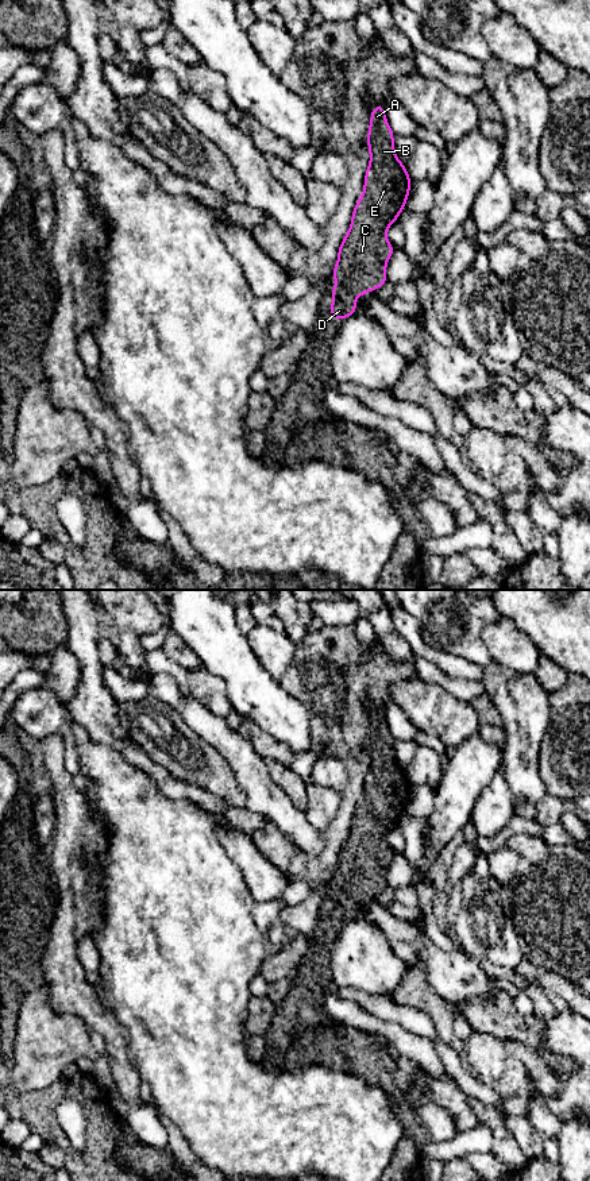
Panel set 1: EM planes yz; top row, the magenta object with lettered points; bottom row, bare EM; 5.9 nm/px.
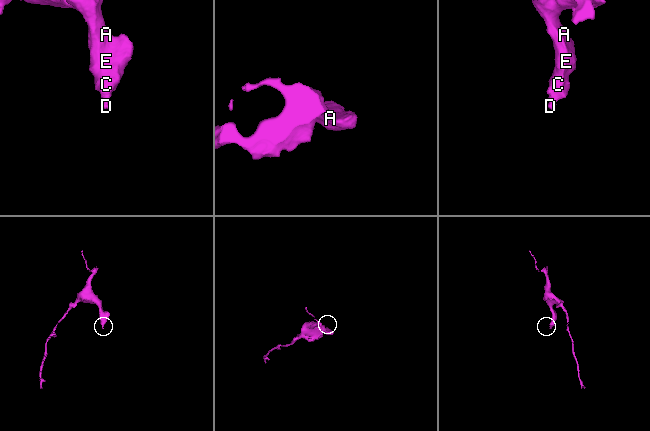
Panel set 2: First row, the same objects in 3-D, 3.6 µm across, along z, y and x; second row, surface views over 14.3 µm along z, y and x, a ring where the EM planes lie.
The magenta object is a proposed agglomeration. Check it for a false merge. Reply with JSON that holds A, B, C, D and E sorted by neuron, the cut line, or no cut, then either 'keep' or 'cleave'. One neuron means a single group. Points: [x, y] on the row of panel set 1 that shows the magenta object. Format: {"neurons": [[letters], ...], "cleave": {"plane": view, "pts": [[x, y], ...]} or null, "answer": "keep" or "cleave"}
{"neurons": [["A", "B", "C", "D", "E"]], "cleave": null, "answer": "keep"}

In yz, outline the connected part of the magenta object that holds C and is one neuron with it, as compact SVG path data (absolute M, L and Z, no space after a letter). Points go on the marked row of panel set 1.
M383 104L375 105L367 132L370 162L363 193L354 207L351 225L339 244L338 263L332 269L336 283L331 296L332 320L355 314L355 300L387 282L386 265L396 248L386 232L406 208L412 184L405 165L394 153L394 136Z

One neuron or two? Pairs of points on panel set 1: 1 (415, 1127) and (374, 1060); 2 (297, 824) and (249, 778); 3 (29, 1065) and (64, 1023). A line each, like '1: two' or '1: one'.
1: one
2: one
3: one

